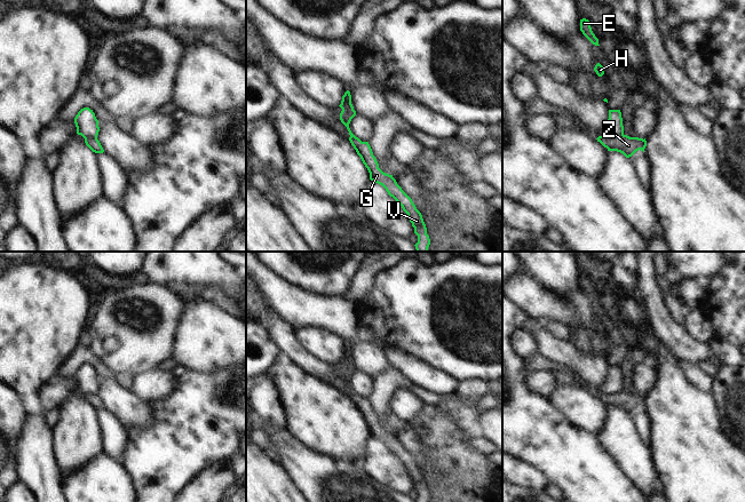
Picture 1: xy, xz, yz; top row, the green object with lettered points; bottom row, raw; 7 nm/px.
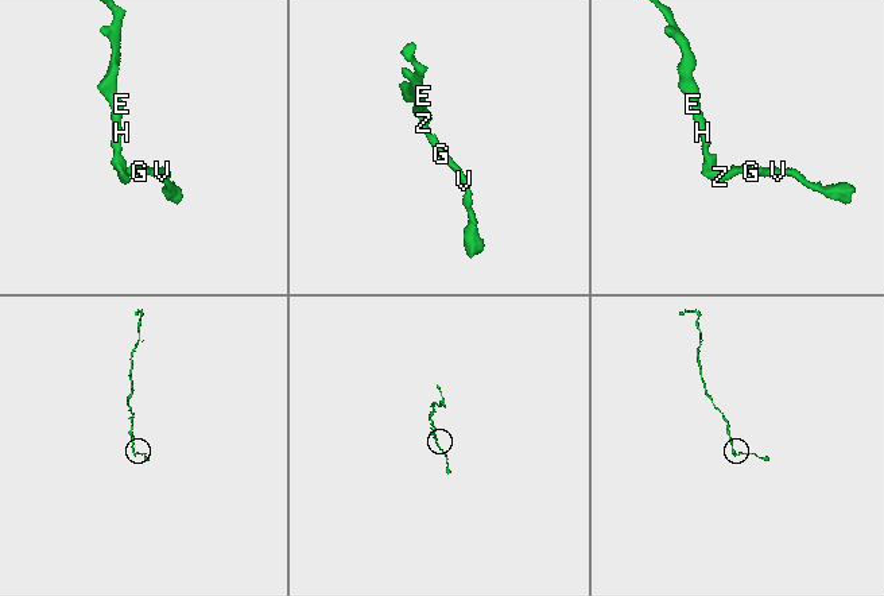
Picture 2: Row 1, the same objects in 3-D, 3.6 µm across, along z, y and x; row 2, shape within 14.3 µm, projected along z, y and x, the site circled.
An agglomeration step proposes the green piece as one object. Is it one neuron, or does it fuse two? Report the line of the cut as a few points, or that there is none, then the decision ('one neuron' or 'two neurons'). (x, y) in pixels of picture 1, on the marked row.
cut in yz along (623, 134), (610, 138), (602, 136); two neurons

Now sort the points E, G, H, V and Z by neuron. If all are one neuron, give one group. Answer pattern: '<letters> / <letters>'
E H / G V Z

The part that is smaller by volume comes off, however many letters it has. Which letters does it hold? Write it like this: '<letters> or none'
G, V, Z

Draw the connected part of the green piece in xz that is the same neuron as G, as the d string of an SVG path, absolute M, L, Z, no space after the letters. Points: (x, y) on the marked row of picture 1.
M343 106L340 113L340 120L347 127L350 135L349 141L367 168L370 180L382 185L388 194L393 197L407 214L407 217L414 228L414 233L418 236L418 242L414 245L417 252L429 252L428 247L430 245L430 239L427 234L427 228L421 213L417 209L412 199L397 184L393 175L386 174L379 168L379 164L373 156L368 142L362 142L351 133L349 123L355 115L356 111L354 107L350 109L348 106Z

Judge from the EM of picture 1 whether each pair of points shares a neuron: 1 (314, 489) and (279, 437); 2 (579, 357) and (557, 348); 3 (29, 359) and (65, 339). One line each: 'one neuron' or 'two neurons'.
1: one neuron
2: one neuron
3: one neuron

